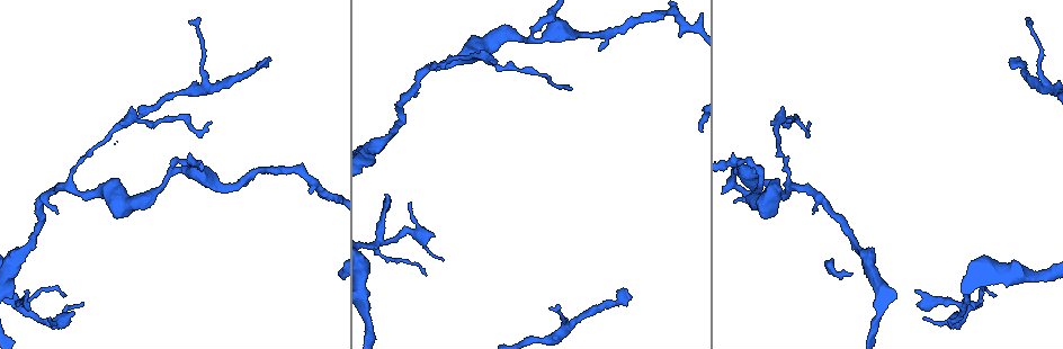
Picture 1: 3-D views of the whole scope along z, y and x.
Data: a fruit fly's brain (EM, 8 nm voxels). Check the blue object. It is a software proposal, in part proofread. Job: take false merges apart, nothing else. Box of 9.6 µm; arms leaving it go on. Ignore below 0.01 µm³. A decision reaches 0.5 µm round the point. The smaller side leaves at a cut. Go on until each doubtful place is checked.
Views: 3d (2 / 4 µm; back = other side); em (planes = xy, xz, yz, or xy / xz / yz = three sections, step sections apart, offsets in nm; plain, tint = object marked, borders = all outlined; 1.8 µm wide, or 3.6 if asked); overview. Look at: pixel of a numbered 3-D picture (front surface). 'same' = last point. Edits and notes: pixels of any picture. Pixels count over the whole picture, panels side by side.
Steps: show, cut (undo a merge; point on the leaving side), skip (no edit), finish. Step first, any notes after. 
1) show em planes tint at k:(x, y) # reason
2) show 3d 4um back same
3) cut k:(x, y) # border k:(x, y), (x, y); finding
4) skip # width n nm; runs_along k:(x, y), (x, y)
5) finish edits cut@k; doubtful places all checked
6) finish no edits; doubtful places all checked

show em planes tint at 1:(963, 303)

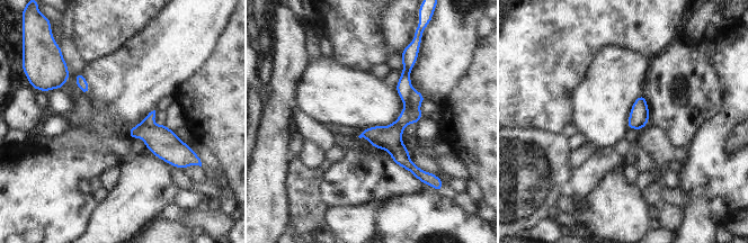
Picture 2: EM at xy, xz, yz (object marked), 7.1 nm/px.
cut 2:(403, 87) # part_leaving 2:(407, 66), (402, 122); two neurons meet here

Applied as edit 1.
show overview

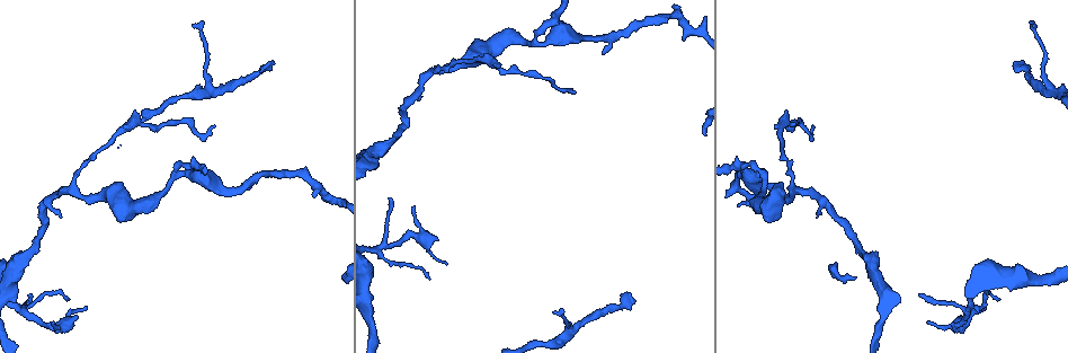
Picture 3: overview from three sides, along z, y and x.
show 3d 2um at 3:(956, 325) # abrupt turn

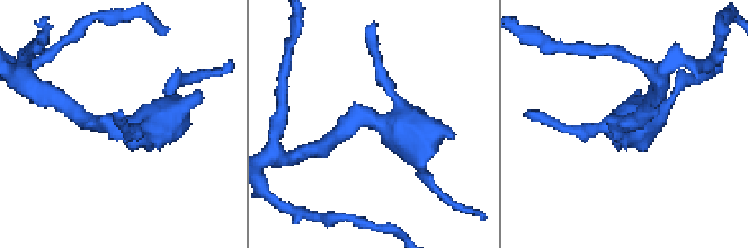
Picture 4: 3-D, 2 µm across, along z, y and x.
show em 3.6um planes borders at 4:(623, 126) # shape alone is not enough

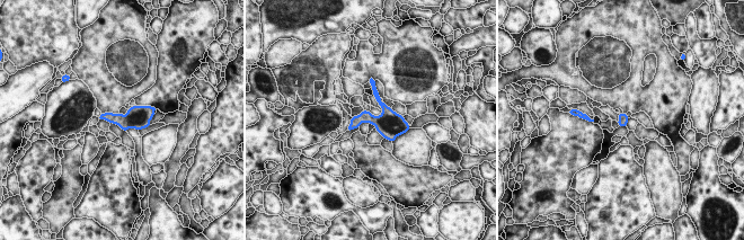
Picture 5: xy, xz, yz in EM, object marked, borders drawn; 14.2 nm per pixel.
skip # all the same neuron

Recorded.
show 3d 4um at 3:(73, 194) # thick turns thin

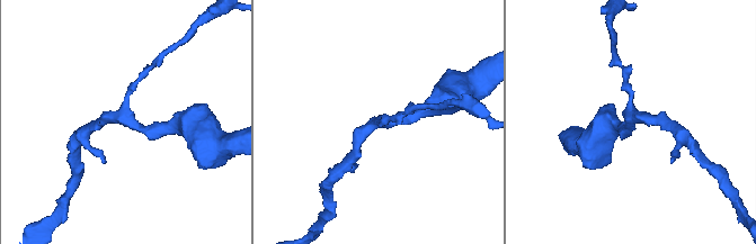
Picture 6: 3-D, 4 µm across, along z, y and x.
show em planes tint at 6:(123, 118) # arms 3

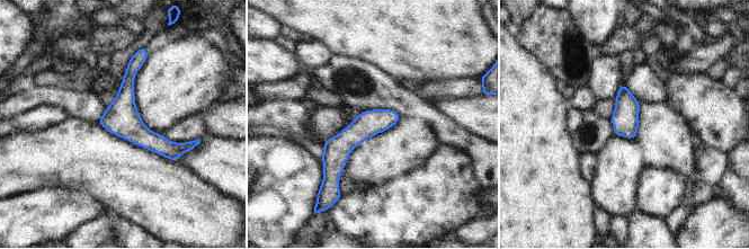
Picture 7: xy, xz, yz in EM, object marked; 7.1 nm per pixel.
skip # runs_along 7:(137, 58), (127, 117), (174, 157); all the same neuron

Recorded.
show 3d 4um at 3:(563, 36) # sudden change in width

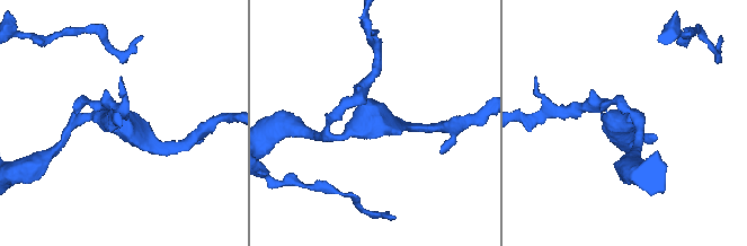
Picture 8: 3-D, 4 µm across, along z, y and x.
show em planes tint at 8:(373, 121) # shape alone is not enough

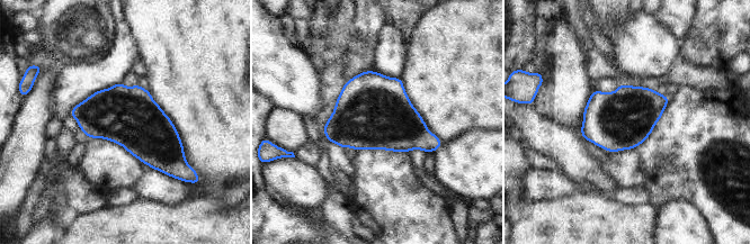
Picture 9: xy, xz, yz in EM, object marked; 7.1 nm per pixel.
skip # width 420 nm; one neuron here

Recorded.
show 3d 2um at 3:(212, 91) # three-way junction

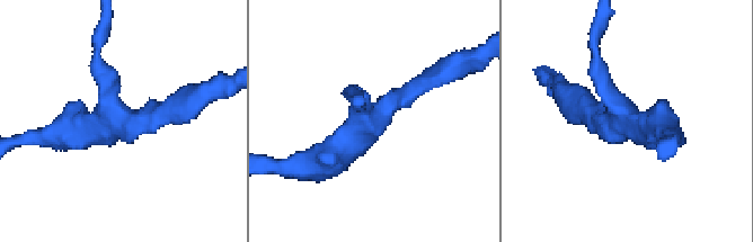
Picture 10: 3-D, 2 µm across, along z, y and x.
show em yz step 16 tint at 10:(372, 119) # now the EM

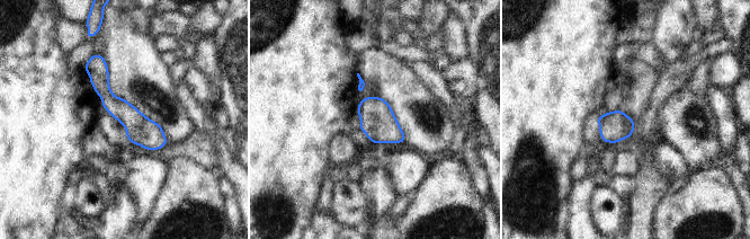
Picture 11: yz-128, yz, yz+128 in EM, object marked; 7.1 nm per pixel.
skip # continuous, no second neuron

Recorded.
finish edits cut@2; doubtful places all checked

